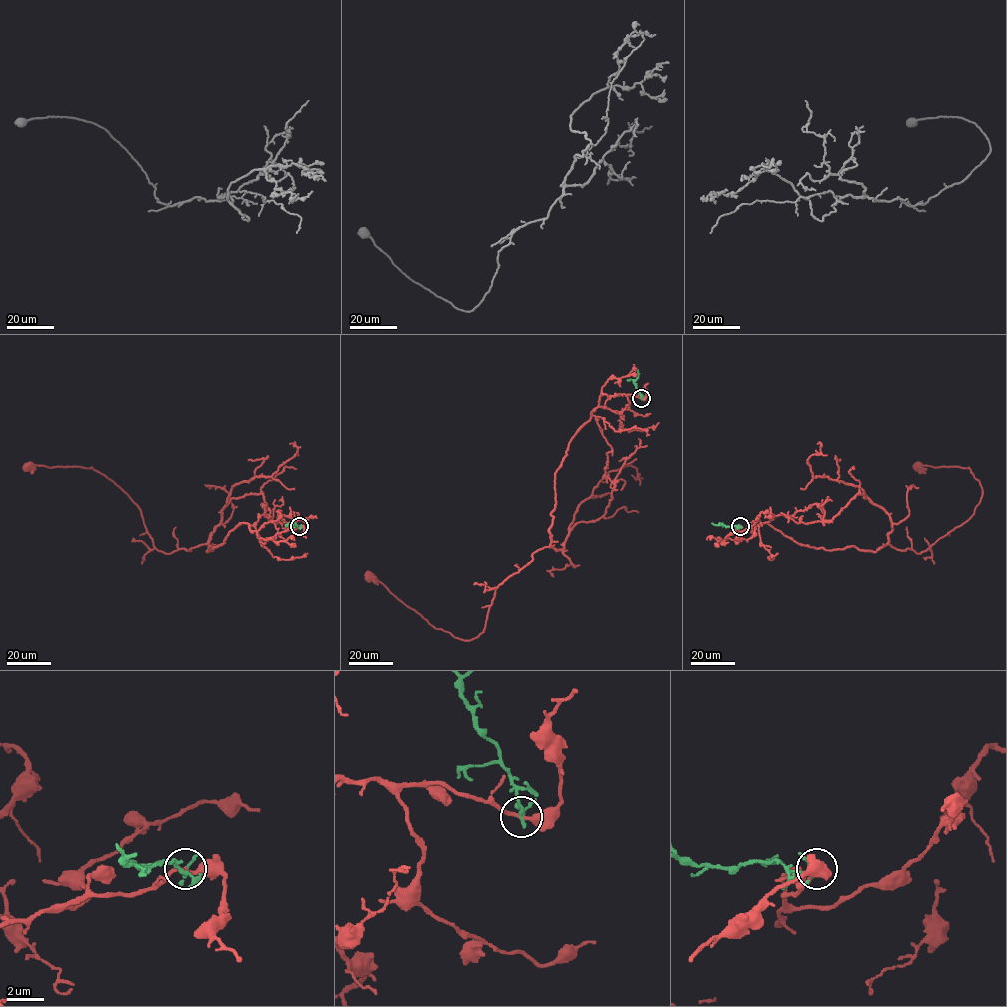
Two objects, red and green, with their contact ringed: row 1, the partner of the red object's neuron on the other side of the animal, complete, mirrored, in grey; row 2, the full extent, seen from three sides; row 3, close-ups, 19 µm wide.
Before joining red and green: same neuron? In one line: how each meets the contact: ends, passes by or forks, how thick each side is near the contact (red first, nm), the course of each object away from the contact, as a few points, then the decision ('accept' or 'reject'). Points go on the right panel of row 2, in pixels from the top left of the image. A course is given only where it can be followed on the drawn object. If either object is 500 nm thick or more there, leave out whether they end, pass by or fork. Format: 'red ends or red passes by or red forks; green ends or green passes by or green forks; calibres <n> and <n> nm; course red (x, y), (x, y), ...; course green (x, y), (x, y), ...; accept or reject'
red passes by; green passes by; calibres 240 and 160 nm; course red (740, 526), (737, 544), (815, 503), (831, 521), (862, 493), (917, 554), (982, 495), (969, 468), (919, 467); course green (740, 526), (711, 523); reject

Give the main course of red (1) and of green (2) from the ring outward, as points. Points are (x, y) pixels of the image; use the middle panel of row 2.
1: (641, 398), (603, 394), (592, 411), (612, 448), (606, 512), (500, 583), (475, 638), (434, 627), (369, 577)
2: (641, 398), (634, 384), (638, 369)

